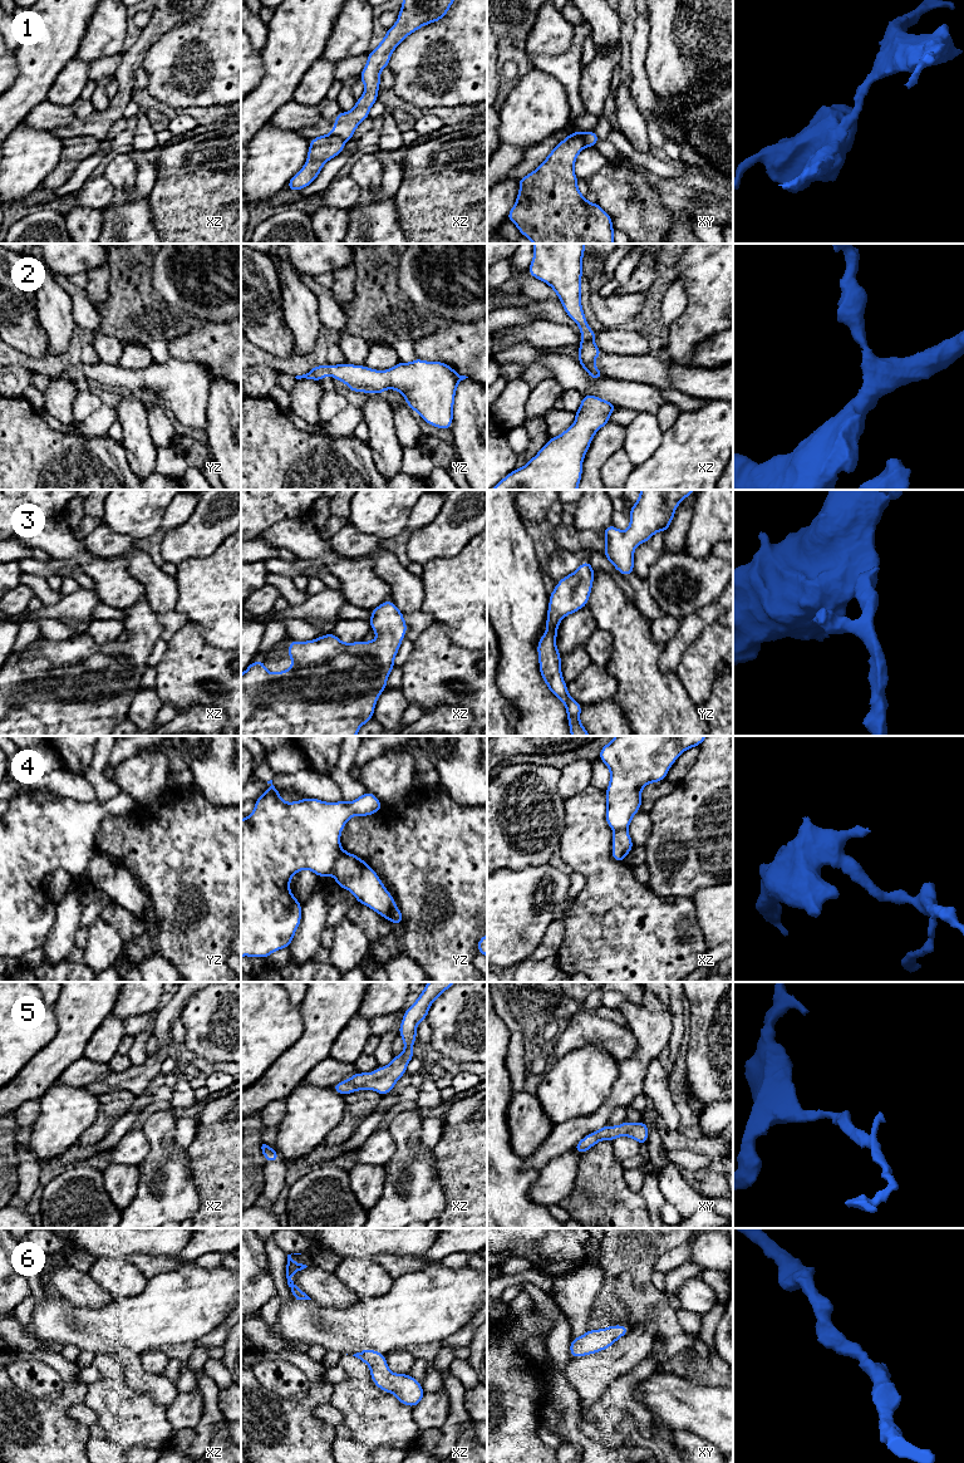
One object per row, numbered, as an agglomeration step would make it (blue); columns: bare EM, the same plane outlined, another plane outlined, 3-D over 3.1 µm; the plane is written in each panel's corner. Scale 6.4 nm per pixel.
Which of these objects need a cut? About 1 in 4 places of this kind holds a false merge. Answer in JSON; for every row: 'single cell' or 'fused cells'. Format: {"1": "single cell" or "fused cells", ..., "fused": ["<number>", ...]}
{"1": "fused cells", "2": "single cell", "3": "single cell", "4": "fused cells", "5": "single cell", "6": "single cell", "fused": ["1", "4"]}

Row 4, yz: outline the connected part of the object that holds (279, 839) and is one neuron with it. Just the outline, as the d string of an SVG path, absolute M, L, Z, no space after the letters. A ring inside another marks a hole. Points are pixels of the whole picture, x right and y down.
M272 780L267 781L267 784L270 784L271 786L255 800L256 805L254 811L247 818L241 820L241 957L249 956L264 959L279 949L290 947L295 932L300 926L301 903L292 895L289 888L292 875L303 869L309 869L314 872L319 878L333 875L335 861L338 860L340 853L343 851L340 844L340 834L346 821L351 816L369 816L384 809L380 801L377 799L377 796L369 791L365 791L360 797L350 802L346 801L325 802L314 797L306 797L294 802L285 802L280 797L279 789L272 785Z

